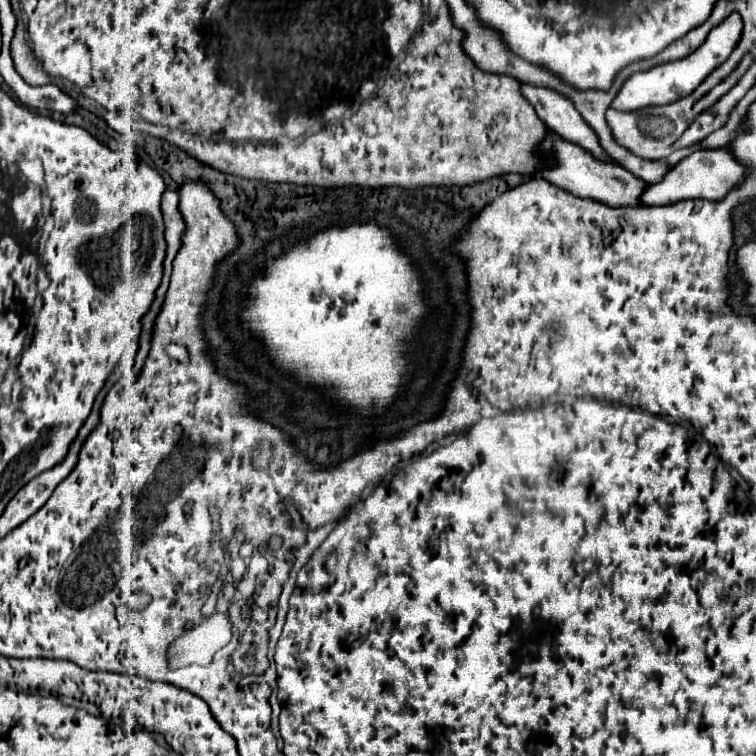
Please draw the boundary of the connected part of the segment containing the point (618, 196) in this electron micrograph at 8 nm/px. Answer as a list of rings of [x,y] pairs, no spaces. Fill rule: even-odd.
[[[550,132],[544,138],[540,150],[544,154],[552,152],[556,156],[556,166],[550,168],[550,170],[544,170],[540,174],[546,180],[554,182],[556,186],[562,186],[564,190],[570,190],[574,196],[590,198],[590,200],[596,200],[596,202],[602,202],[602,204],[608,204],[608,206],[642,206],[640,198],[642,198],[644,190],[648,188],[648,184],[642,178],[628,172],[626,168],[622,168],[614,162],[600,162],[592,154],[582,150],[580,146],[558,138],[554,132]]]

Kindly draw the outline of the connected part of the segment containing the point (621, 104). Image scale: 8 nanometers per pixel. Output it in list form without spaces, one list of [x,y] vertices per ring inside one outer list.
[[[732,12],[722,24],[718,24],[706,38],[706,42],[692,52],[690,56],[682,58],[682,60],[674,60],[674,62],[666,62],[666,64],[658,64],[646,72],[636,72],[632,74],[624,86],[620,88],[618,96],[612,102],[614,110],[622,110],[622,112],[630,112],[630,110],[638,110],[638,108],[648,108],[648,106],[662,106],[662,104],[672,104],[676,100],[680,100],[682,96],[692,94],[720,64],[724,64],[732,50],[736,48],[736,44],[740,42],[742,36],[742,18],[738,12]]]

